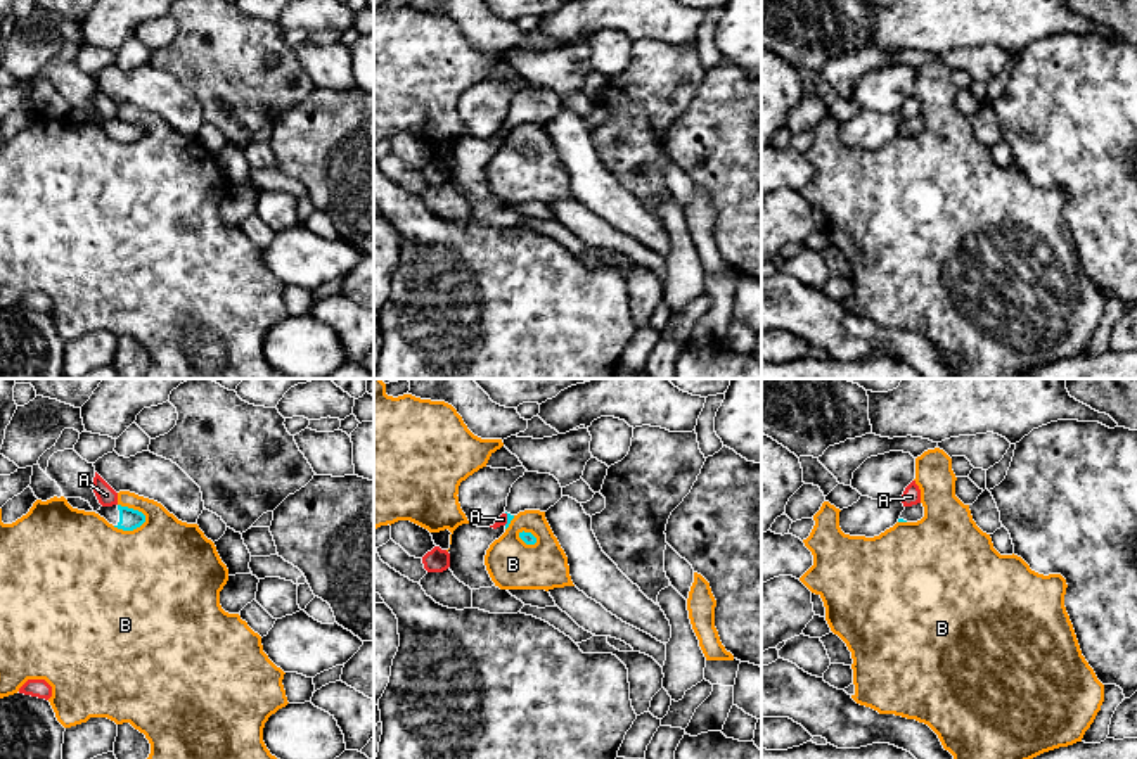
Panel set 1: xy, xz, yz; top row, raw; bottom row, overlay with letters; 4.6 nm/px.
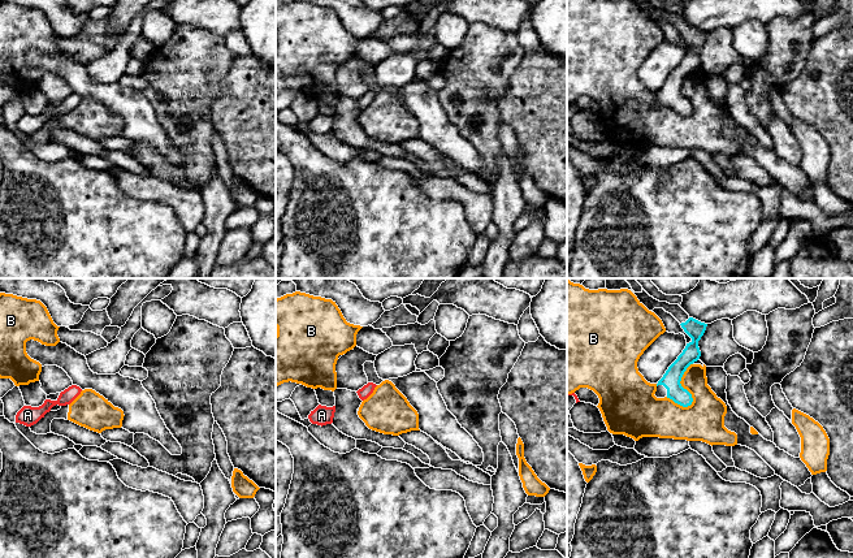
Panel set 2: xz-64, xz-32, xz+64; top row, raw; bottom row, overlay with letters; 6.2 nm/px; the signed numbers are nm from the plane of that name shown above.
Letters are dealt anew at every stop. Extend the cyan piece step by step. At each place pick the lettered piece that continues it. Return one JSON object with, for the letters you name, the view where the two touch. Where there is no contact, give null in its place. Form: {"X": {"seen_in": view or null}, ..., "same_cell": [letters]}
{"same_cell": []}

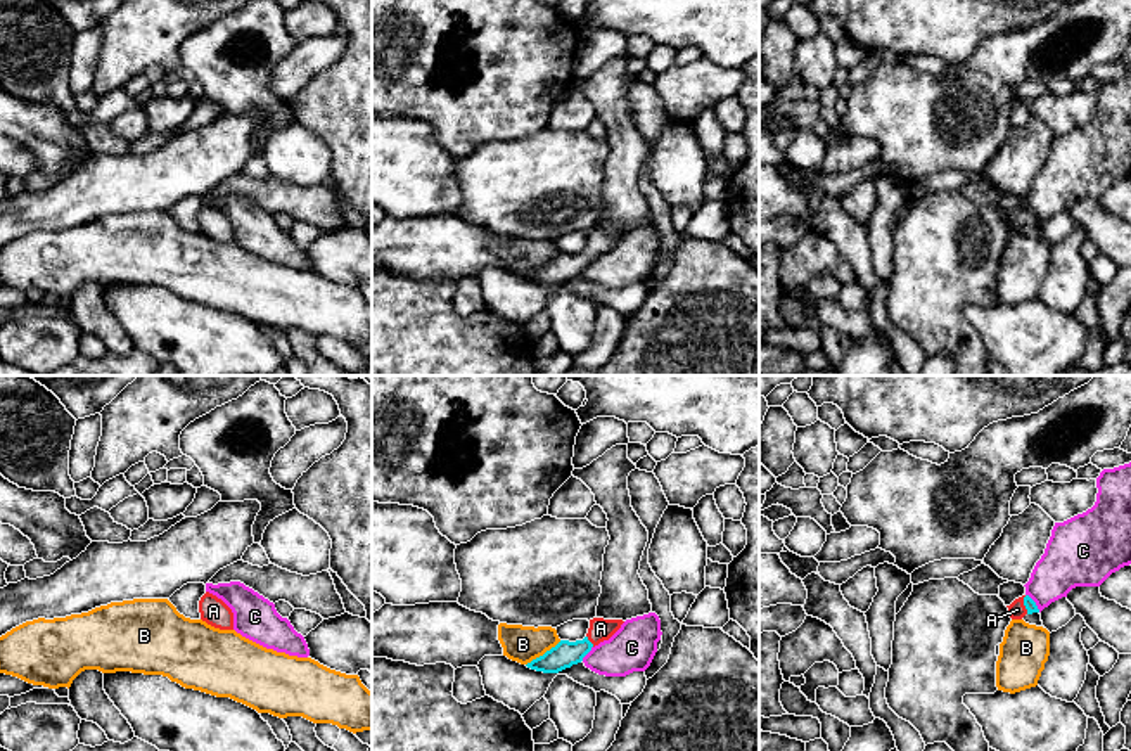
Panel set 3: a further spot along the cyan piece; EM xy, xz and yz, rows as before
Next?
{"A": {"seen_in": "yz"}, "same_cell": ["A"]}

